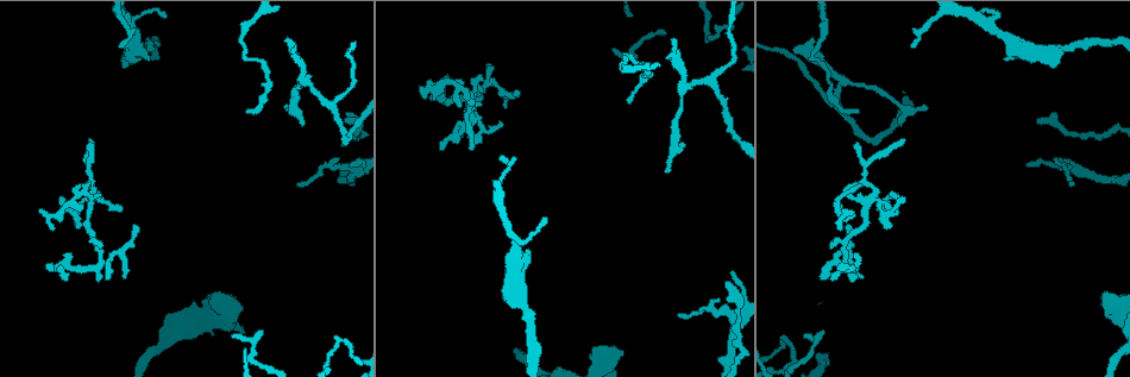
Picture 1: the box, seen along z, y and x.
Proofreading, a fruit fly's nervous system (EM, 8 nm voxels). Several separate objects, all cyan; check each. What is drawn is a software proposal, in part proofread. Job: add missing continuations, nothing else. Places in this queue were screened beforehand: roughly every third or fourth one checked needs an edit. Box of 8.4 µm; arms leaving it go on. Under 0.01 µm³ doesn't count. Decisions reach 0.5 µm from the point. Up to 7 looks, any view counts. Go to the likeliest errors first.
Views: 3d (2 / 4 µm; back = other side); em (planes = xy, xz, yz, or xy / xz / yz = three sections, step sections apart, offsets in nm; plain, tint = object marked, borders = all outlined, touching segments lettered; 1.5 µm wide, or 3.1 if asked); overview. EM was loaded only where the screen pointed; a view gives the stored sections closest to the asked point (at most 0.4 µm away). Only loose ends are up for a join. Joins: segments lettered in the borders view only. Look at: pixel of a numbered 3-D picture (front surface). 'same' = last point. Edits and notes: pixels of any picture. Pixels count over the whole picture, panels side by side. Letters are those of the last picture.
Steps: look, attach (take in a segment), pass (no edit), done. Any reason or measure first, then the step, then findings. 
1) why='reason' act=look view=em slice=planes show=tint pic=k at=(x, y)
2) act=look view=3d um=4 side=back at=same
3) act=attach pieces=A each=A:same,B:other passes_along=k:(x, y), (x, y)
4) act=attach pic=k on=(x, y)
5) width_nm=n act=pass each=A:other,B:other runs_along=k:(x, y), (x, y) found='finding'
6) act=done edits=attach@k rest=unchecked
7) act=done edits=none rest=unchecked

why='tapers out' act=look view=em slice=planes show=plain pic=1 at=(911, 48)

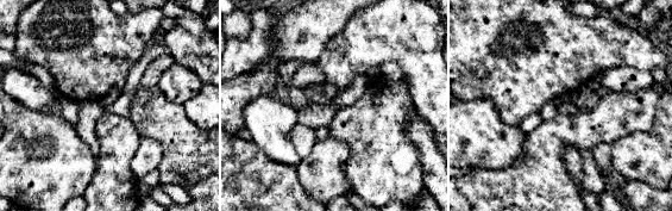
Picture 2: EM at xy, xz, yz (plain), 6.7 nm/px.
act=look view=em slice=planes show=borders at=same

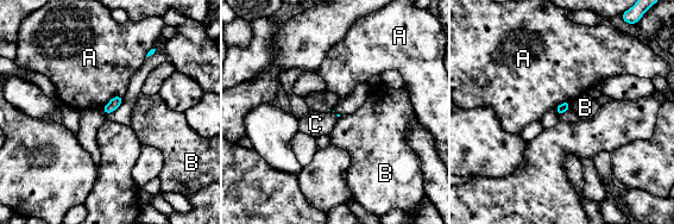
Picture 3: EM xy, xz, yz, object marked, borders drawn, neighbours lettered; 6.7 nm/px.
longest_contact=A:170nm act=pass each=A:other,B:other,C:other border=3:(123, 95), (114, 95), (101, 107) found='no lettered segment goes on from it'

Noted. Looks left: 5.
why='an open end' act=look view=em slice=planes show=tint pic=1 at=(593, 350)

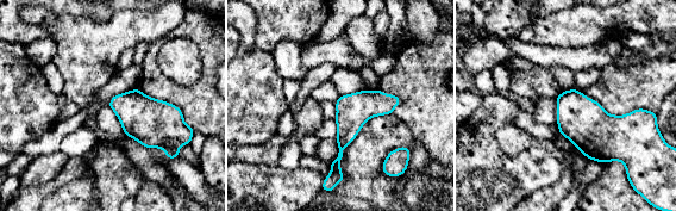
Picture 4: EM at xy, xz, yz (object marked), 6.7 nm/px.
act=look view=em slice=planes show=borders at=same

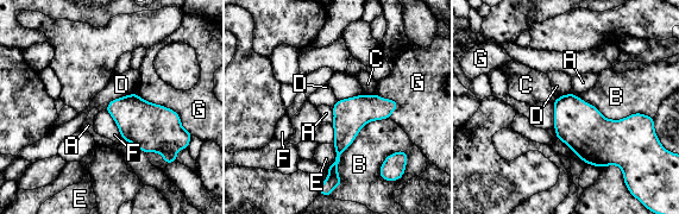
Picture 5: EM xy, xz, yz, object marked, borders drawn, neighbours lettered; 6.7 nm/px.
act=pass each=A:other,B:other,C:other,D:other,E:other,F:other,G:other border=5:(106, 109), (115, 123), (123, 139) found='none of them fits'

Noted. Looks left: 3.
act=look view=em slice=xy step=8 show=borders pic=1 at=(488, 64)

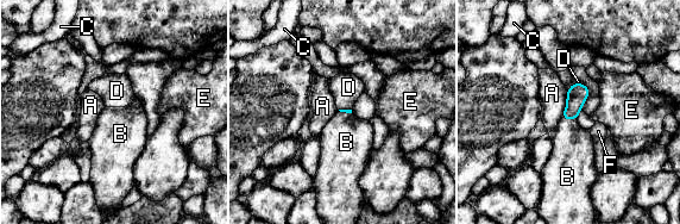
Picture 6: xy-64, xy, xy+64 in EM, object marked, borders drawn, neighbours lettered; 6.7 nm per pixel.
why='cut it another way' act=look view=em slice=planes show=borders at=same

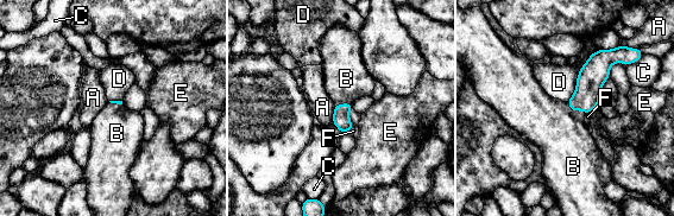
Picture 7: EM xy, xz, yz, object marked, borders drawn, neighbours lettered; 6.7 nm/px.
longest_contact=D:280nm act=attach pieces=B each=A:other,B:same,C:other,D:other,E:other,F:other passes_along=7:(591, 77), (575, 110), (565, 140) found='it goes on there'

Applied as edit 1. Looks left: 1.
act=done edits=attach@7 rest=unchecked

